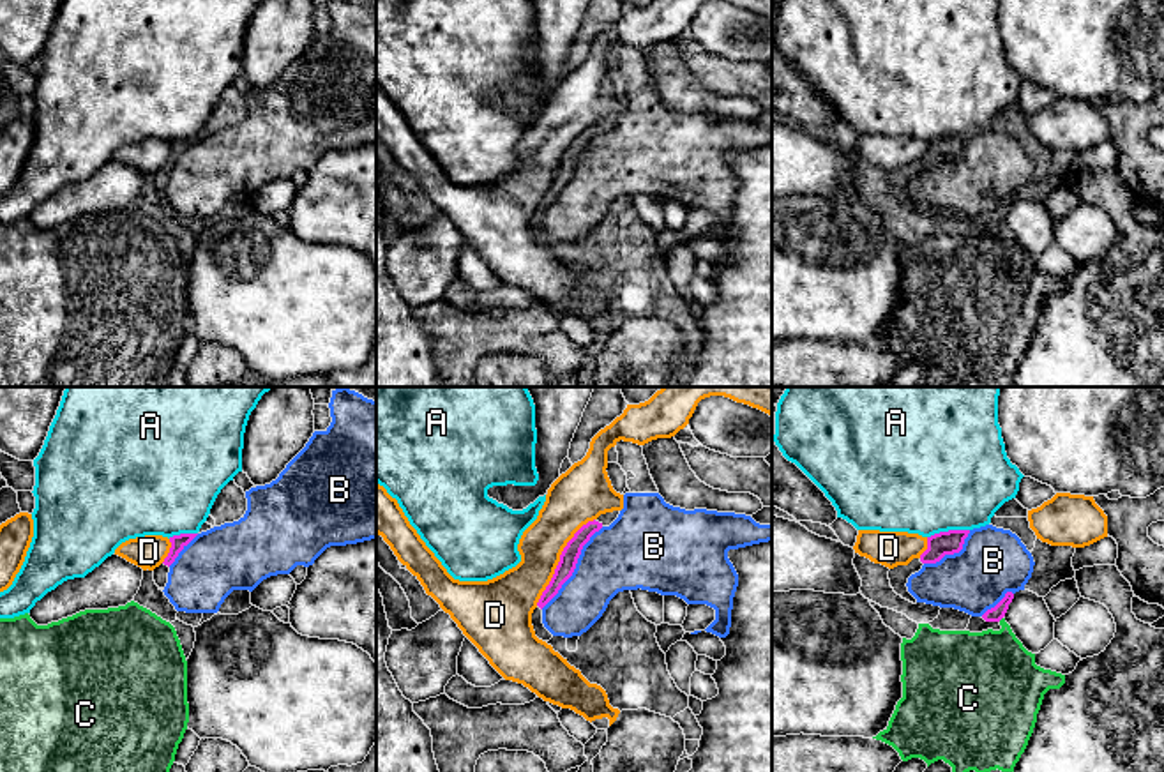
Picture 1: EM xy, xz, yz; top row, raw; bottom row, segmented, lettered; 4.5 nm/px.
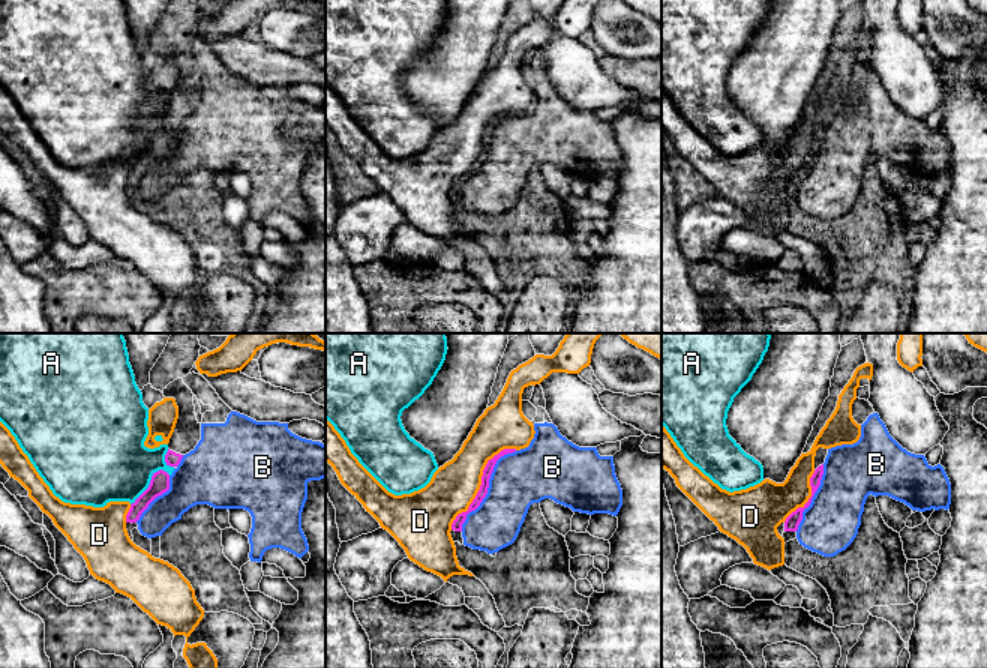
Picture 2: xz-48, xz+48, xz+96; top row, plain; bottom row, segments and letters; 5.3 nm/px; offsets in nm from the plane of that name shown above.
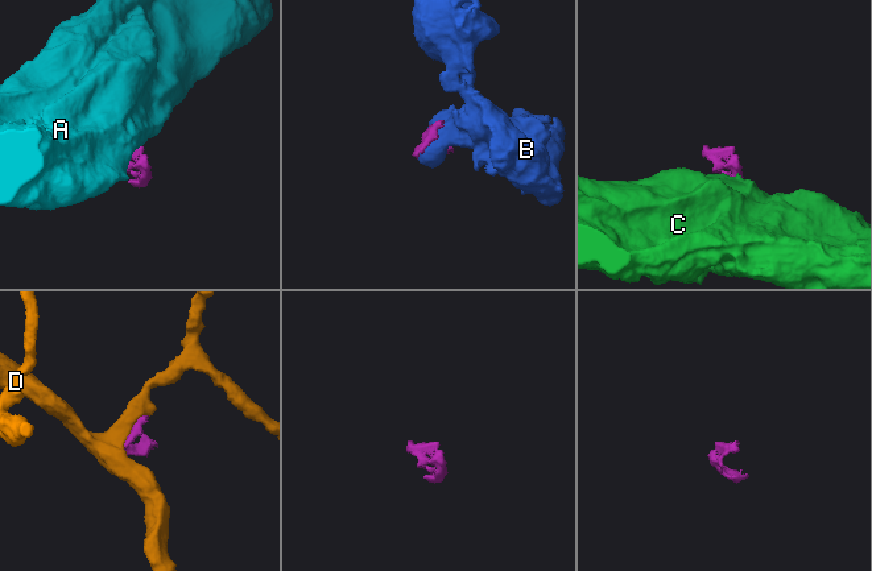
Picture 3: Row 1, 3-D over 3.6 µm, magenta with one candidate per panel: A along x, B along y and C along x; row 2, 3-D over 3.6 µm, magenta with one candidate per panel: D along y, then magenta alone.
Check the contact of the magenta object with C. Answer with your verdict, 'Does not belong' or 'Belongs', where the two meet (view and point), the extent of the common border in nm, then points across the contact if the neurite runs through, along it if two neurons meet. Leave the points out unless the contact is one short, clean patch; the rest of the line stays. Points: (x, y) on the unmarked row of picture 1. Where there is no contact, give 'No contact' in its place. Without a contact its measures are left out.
Does not belong. Touches magenta at yz (1000, 223). Shared border 30 nm. Boundary: yz (1002, 221), (998, 225)

